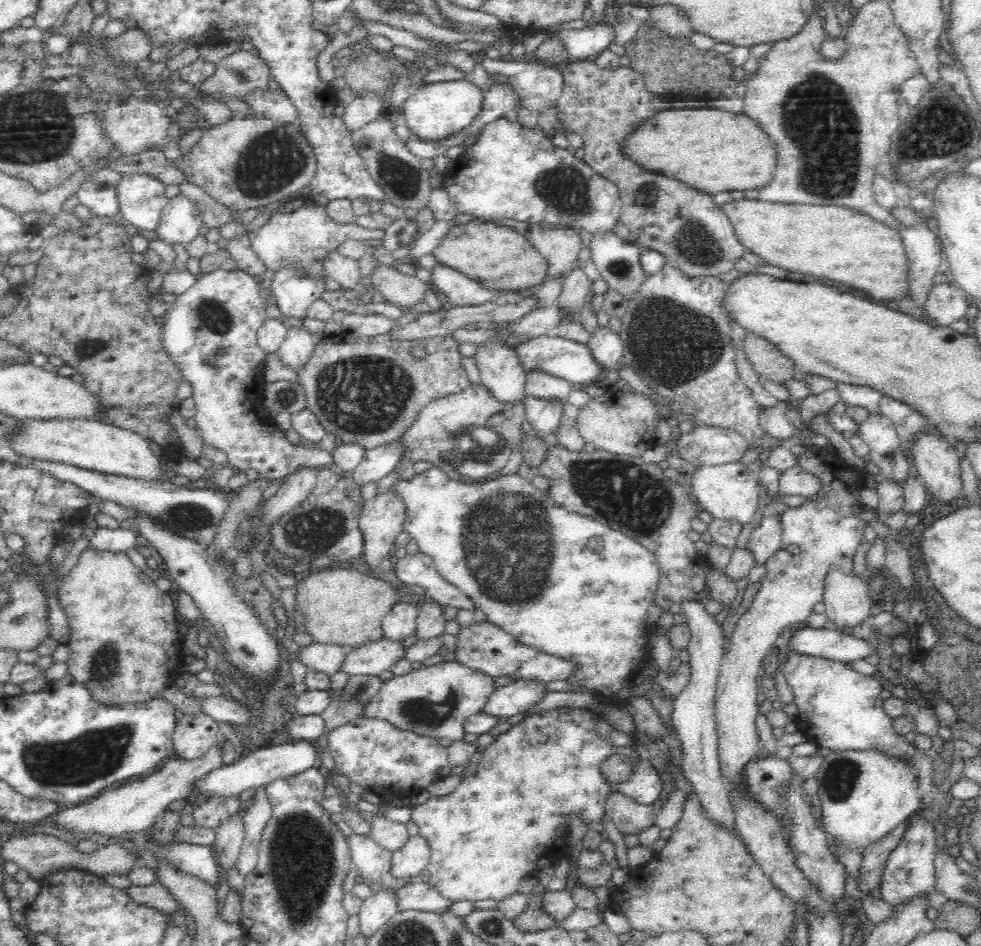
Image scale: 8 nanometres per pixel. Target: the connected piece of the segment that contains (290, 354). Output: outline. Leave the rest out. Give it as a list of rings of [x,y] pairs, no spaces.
[[[303,323],[300,326],[289,325],[287,334],[276,352],[288,366],[295,370],[311,355],[315,344],[316,336]]]

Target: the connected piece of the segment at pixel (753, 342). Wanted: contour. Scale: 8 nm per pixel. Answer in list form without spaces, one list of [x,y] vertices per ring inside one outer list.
[[[749,331],[743,344],[746,358],[762,380],[784,384],[797,372],[796,362],[766,337]]]

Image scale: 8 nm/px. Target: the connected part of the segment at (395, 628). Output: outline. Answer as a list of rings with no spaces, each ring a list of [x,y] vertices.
[[[396,603],[382,622],[384,636],[405,639],[410,634],[416,633],[418,618],[420,618],[420,607],[421,605],[418,603]]]

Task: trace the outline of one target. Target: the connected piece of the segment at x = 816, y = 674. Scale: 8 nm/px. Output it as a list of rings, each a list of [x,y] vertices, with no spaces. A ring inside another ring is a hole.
[[[792,650],[787,658],[781,661],[780,668],[783,670],[787,685],[790,687],[794,704],[796,704],[796,714],[794,721],[797,724],[797,730],[801,732],[808,740],[814,741],[818,746],[829,749],[842,750],[849,748],[866,748],[880,747],[892,753],[904,753],[904,755],[912,755],[912,759],[916,762],[916,767],[920,767],[920,791],[924,793],[922,802],[933,802],[936,806],[934,812],[944,813],[951,810],[950,804],[952,799],[943,798],[943,795],[935,790],[931,790],[929,786],[929,772],[931,769],[932,754],[924,755],[920,749],[912,743],[908,743],[903,734],[896,731],[893,727],[893,719],[888,716],[884,708],[884,698],[882,698],[882,690],[884,690],[884,681],[876,674],[864,674],[858,672],[850,662],[838,662],[825,658],[824,656],[813,656],[813,654],[805,654],[800,650]]]

